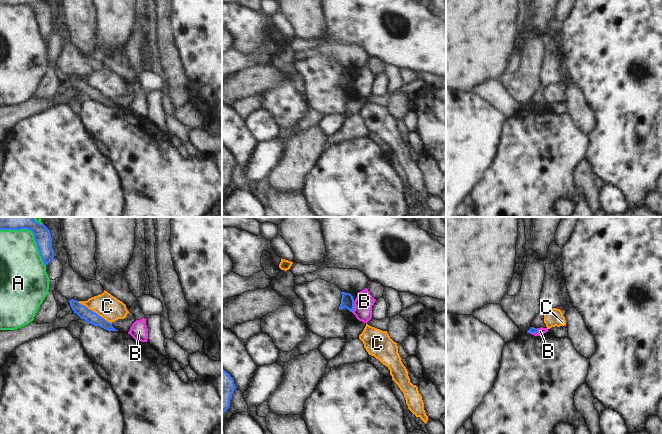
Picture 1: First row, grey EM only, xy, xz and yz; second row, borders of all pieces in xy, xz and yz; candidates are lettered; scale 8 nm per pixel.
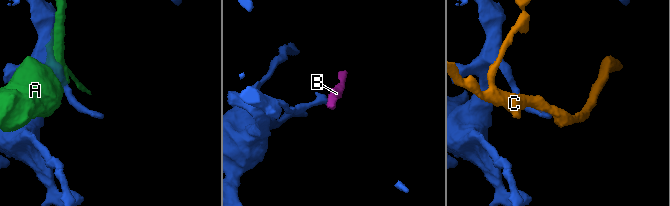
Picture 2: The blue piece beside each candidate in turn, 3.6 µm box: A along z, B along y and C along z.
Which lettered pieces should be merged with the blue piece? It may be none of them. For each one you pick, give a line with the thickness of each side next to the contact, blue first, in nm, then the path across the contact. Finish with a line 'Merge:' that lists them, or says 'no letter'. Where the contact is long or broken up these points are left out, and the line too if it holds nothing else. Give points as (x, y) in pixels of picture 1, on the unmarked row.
Merge: no letter

